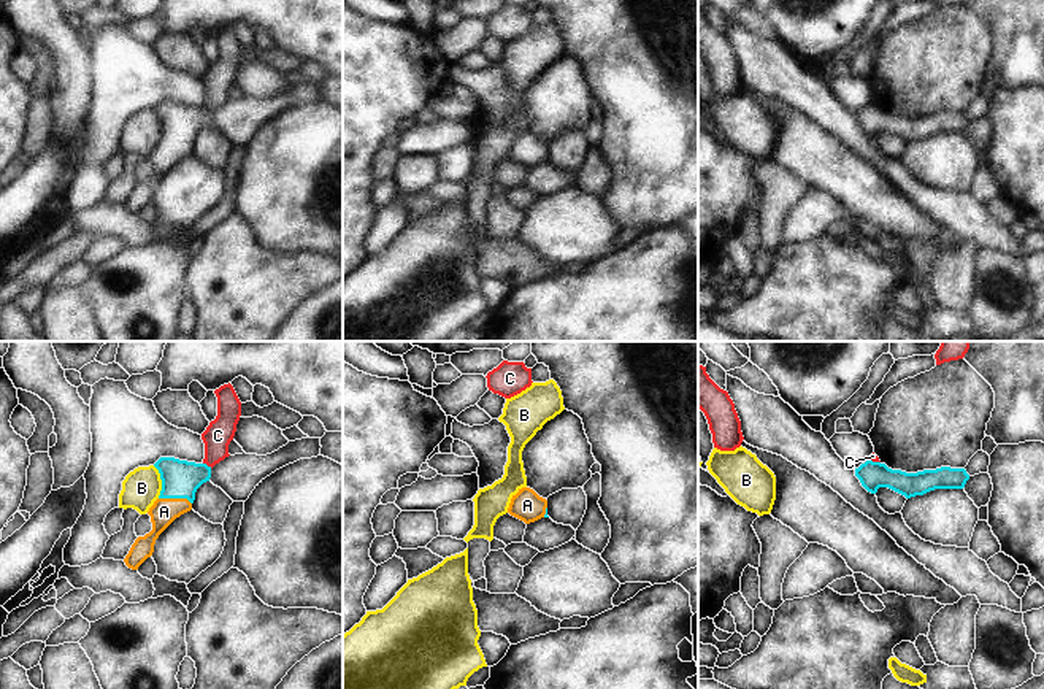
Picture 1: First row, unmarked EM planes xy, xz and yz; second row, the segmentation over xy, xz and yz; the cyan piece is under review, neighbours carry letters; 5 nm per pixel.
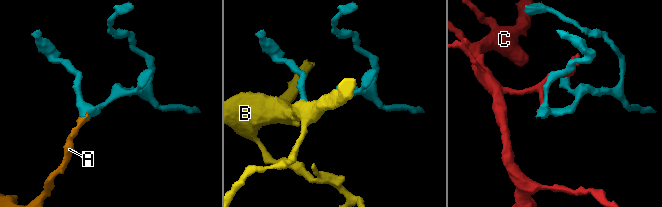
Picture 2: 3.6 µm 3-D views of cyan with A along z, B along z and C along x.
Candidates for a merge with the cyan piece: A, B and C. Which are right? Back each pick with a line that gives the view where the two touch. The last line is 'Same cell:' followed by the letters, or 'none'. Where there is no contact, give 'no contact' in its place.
A: contact in xy
Same cell: A

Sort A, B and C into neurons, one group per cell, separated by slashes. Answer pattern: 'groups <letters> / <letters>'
groups A / B / C

